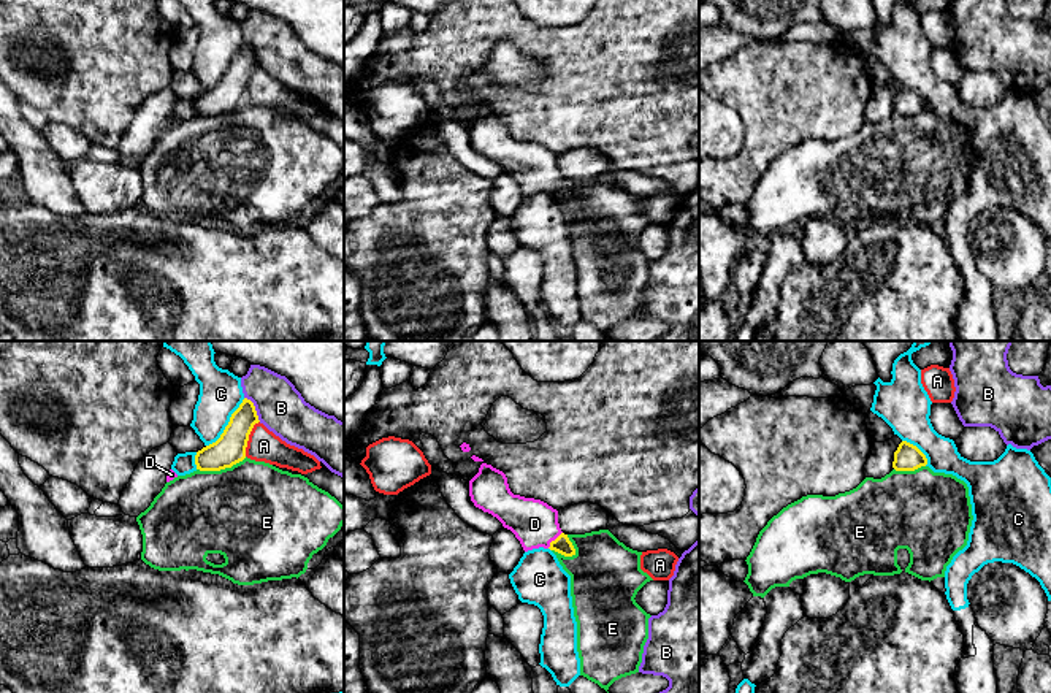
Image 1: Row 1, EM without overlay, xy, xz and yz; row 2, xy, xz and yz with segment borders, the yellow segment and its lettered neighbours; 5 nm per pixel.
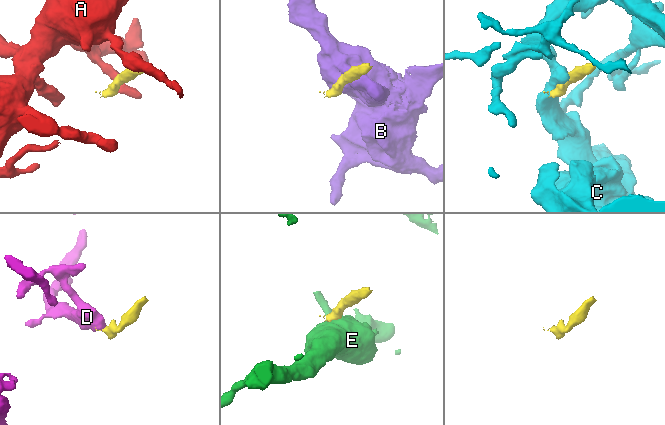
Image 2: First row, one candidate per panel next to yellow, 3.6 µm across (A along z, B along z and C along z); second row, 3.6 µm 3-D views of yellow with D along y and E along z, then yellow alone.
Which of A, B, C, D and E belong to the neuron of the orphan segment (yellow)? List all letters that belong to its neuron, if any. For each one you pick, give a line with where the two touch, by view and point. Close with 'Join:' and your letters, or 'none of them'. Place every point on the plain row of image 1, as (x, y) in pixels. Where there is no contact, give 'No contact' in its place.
D: Touches yellow at xz (555, 184)
Join: D

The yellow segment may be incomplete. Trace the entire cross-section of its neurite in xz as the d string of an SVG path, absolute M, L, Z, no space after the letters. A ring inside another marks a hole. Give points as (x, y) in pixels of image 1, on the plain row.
M482 108L469 125L469 141L476 152L510 174L525 197L544 192L564 201L575 200L572 187L560 173L558 155L541 144L514 140L506 119L491 109Z

